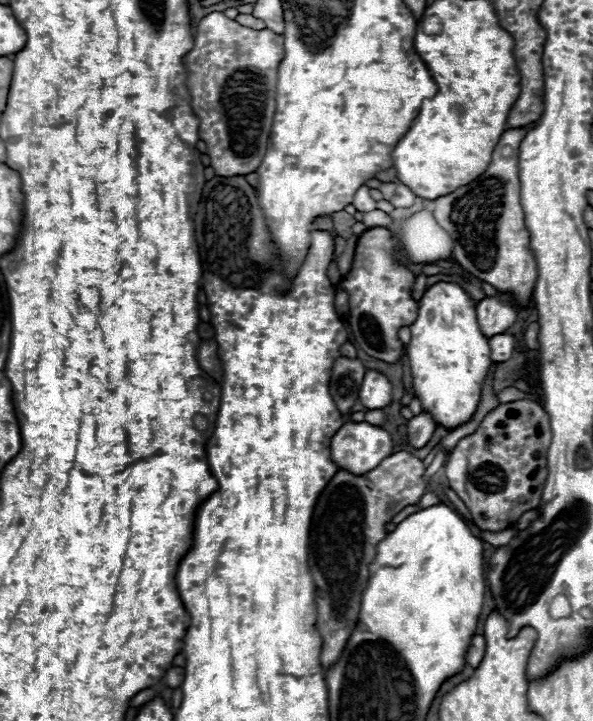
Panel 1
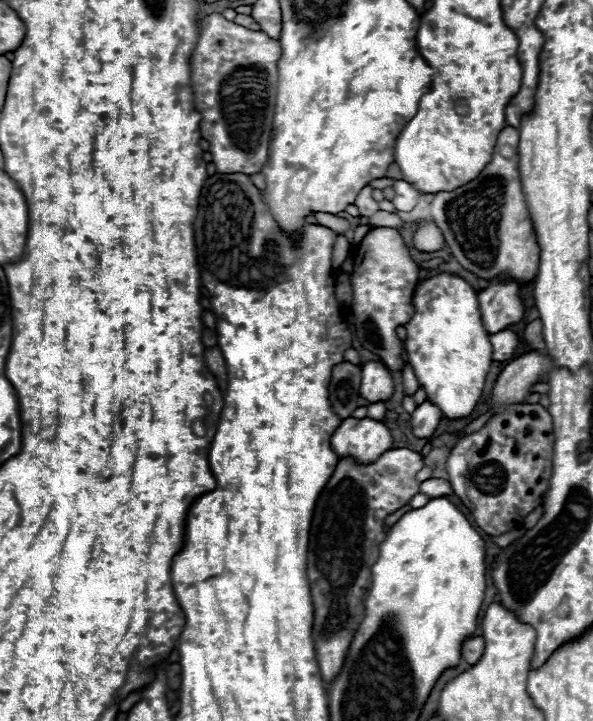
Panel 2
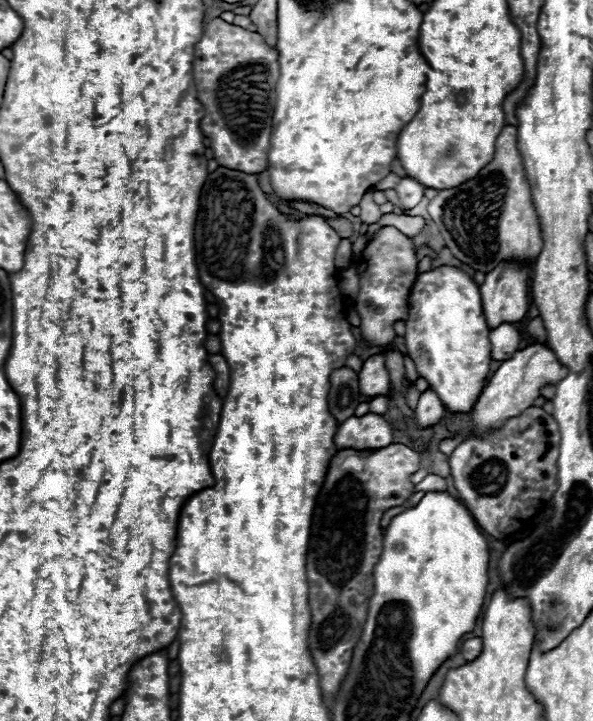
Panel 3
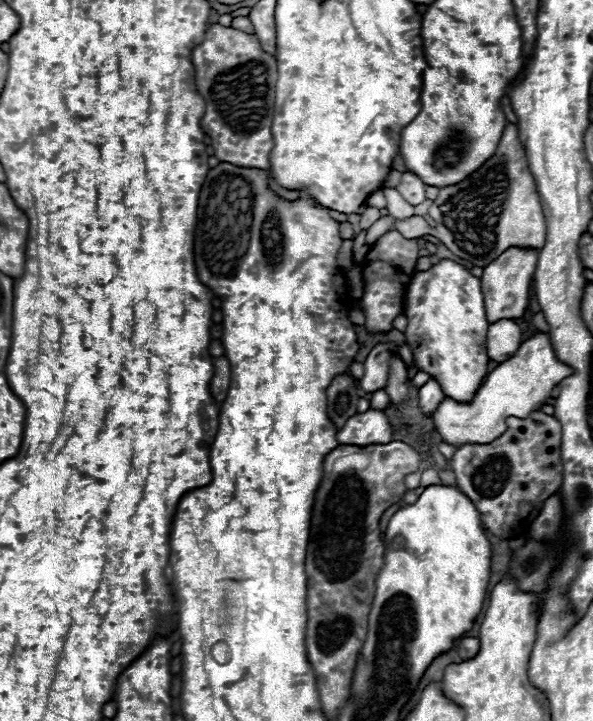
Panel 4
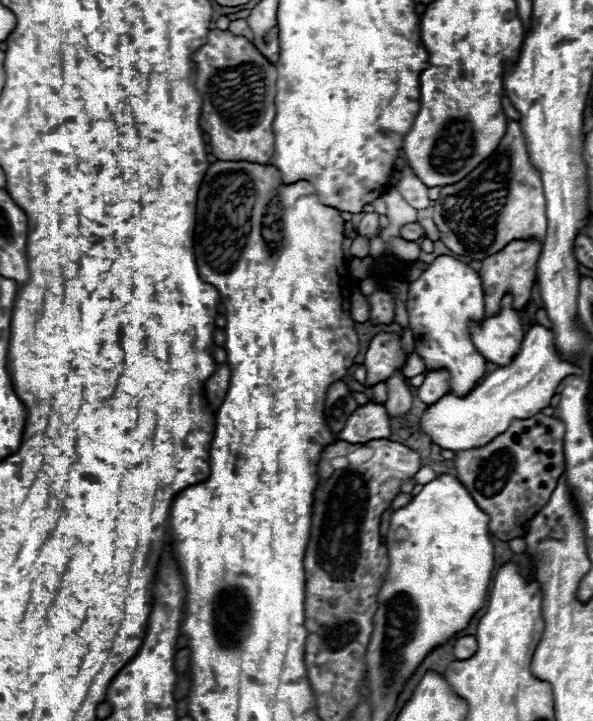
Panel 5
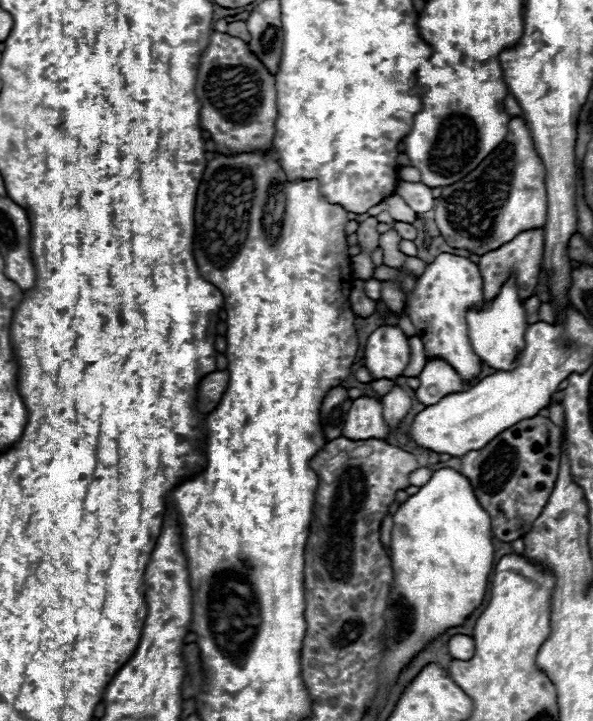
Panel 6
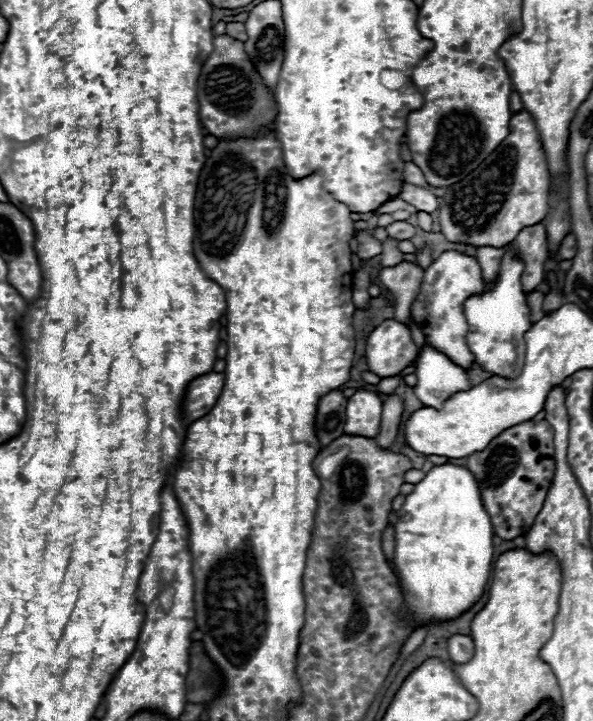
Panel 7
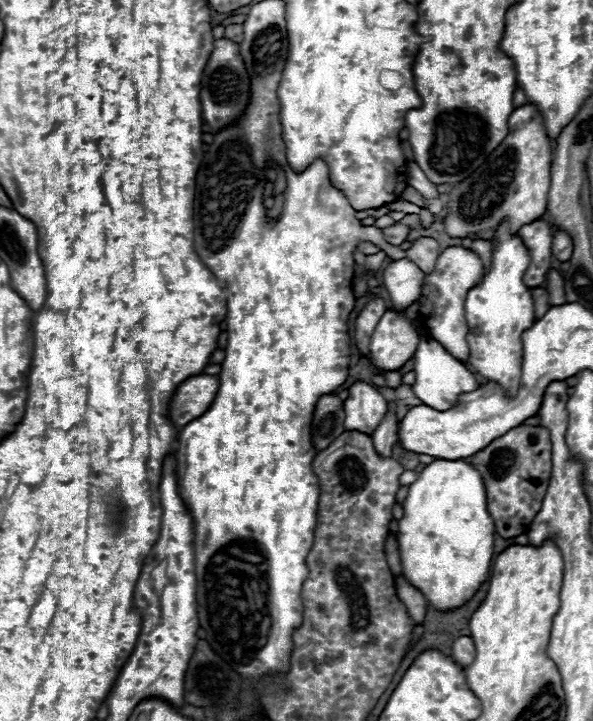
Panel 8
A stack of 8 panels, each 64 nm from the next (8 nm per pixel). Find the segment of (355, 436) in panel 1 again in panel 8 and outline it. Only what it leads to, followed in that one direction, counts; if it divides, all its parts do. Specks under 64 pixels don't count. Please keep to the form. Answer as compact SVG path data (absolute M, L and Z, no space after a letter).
M354 382L350 386L350 396L344 400L346 430L358 430L370 436L384 418L386 406L386 400L372 384Z

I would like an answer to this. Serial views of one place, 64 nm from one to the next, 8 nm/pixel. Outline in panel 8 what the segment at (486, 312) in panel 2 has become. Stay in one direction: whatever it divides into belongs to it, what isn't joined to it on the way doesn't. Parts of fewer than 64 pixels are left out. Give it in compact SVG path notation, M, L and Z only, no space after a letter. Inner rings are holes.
M540 218L528 226L522 226L518 230L518 236L522 238L522 242L530 254L530 264L524 274L524 284L528 288L536 288L546 280L546 274L550 270L552 228L546 220ZM474 240L474 242L472 242L472 250L480 256L484 268L488 270L490 264L492 264L492 252L494 252L494 250L492 250L492 244L490 244L490 242L484 242L484 240Z

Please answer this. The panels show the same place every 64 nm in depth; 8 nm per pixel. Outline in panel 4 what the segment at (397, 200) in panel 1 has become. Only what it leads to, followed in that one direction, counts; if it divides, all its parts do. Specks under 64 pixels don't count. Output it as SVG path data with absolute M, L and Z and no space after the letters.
M404 172L402 174L402 180L400 184L396 186L396 190L400 192L400 196L410 204L410 206L418 206L426 200L424 196L424 190L426 190L426 184L420 182L420 178L416 178L414 174L410 172Z

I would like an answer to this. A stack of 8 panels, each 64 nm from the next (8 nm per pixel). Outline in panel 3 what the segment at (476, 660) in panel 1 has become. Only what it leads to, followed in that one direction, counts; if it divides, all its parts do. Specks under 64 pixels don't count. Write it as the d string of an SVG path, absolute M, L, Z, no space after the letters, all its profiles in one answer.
M470 638L470 640L464 640L462 646L460 646L460 654L462 654L468 662L476 660L476 658L480 656L480 652L482 652L482 638Z

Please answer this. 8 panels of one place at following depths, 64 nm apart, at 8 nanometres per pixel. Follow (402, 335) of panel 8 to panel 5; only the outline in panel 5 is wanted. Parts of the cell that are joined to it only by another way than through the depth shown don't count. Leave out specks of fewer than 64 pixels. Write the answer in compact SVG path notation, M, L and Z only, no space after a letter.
M382 332L372 338L366 358L364 358L364 368L366 368L366 386L376 386L378 382L386 382L394 370L402 368L408 358L404 356L400 348L400 338L396 334Z

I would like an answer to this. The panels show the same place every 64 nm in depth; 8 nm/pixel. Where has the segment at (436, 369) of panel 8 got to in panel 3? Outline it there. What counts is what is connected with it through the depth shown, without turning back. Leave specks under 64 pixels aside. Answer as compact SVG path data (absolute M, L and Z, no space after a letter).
M426 390L420 400L418 406L414 410L414 418L416 418L416 426L418 428L428 428L440 422L440 418L444 416L444 406L438 400L438 396L432 390Z

